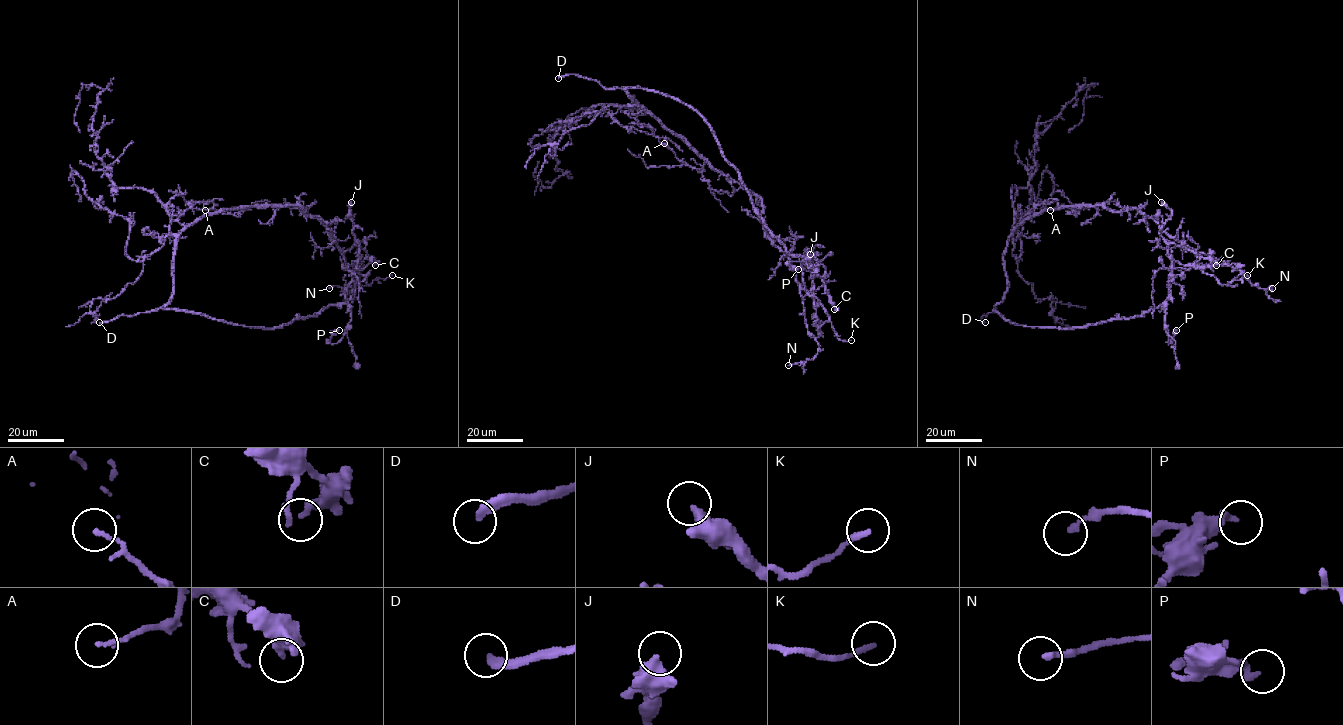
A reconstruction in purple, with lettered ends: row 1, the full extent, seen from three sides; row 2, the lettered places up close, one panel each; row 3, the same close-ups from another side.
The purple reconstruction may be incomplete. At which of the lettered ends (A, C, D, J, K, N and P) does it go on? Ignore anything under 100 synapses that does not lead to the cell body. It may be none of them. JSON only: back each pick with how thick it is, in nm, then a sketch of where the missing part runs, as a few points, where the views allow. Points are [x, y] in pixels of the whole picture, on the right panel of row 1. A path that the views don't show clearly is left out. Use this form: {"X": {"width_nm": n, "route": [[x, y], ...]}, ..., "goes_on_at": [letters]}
{"D": {"width_nm": 280, "route": [[985, 322], [988, 323], [1000, 311], [1002, 320], [998, 326]]}, "goes_on_at": ["D"]}

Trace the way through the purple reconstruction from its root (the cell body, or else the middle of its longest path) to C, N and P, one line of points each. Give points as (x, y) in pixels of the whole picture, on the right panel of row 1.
C: (1033, 213), (1082, 205), (1137, 209), (1184, 242), (1198, 266), (1174, 261), (1170, 243), (1216, 265)
N: (1033, 213), (1082, 205), (1103, 205), (1117, 212), (1137, 209), (1192, 249), (1238, 269), (1252, 285), (1272, 288)
P: (1033, 213), (1082, 205), (1137, 209), (1184, 242), (1198, 266), (1172, 261), (1168, 344), (1176, 330)

